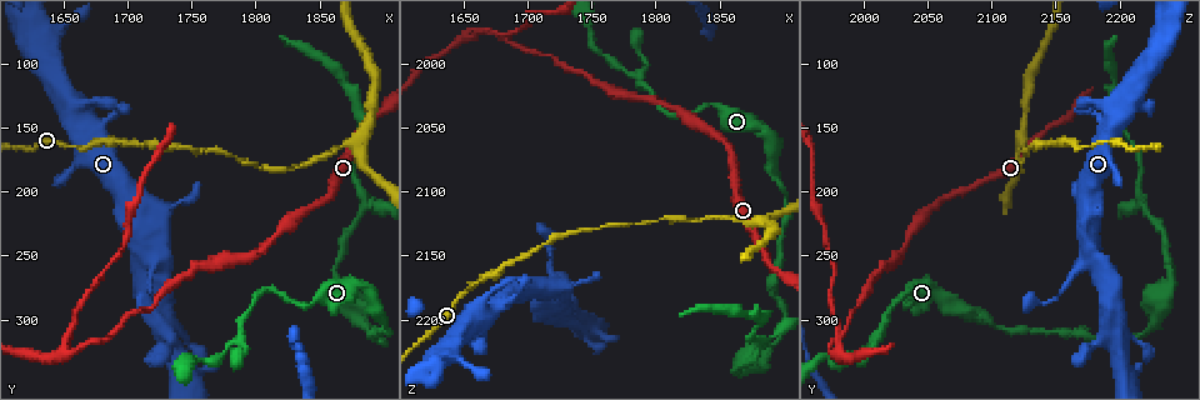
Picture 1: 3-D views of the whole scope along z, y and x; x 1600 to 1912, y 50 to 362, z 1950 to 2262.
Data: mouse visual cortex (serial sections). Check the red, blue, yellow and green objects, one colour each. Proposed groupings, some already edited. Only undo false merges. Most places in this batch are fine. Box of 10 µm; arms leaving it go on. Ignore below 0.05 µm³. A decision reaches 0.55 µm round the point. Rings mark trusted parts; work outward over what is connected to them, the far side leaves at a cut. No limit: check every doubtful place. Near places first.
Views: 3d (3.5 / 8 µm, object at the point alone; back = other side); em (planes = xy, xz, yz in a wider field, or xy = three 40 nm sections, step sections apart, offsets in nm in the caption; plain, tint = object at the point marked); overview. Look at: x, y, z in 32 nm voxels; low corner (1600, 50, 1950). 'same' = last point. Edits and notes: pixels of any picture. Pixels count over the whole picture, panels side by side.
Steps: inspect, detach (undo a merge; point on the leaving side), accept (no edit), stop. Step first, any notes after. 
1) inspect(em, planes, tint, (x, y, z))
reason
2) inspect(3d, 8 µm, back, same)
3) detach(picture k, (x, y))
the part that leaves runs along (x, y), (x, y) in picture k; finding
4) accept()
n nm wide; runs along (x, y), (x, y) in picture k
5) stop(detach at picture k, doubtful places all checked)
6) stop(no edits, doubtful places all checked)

inspect(3d, 8 µm, (1878, 164, 2124))
abrupt turn

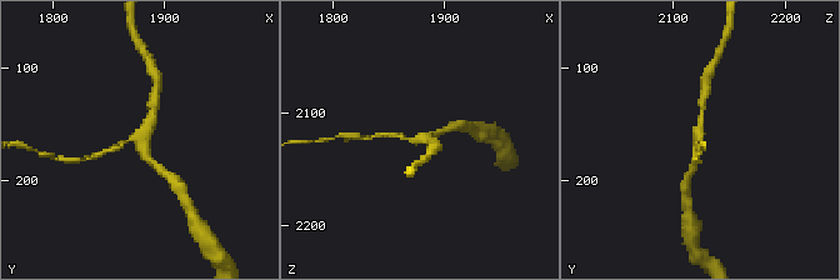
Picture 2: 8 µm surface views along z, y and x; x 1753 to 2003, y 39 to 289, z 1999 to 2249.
inspect(3d, 3.5 µm, same)
zoom in

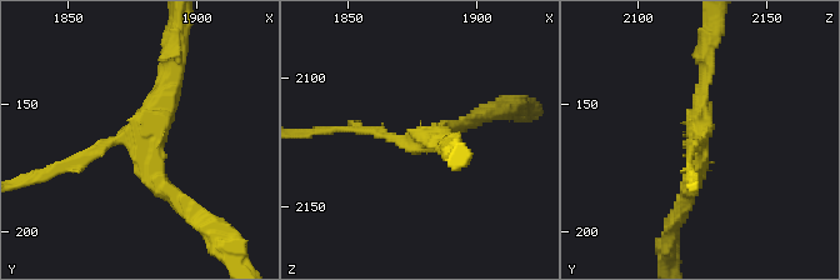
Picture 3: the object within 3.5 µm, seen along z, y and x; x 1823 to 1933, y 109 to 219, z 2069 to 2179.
inspect(em, xy, step 1, tint, (1875, 161, 2124))
3 arms; arms of 100, 150, 250 nm

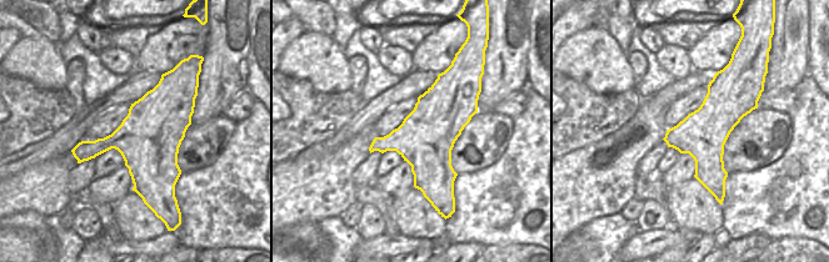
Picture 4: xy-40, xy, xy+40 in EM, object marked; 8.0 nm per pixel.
accept()
runs along (60, 169), (133, 134), (171, 61) in picture 3; one cell here

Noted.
inspect(3d, 3.5 µm, (1652, 328, 1980))
sharp bend

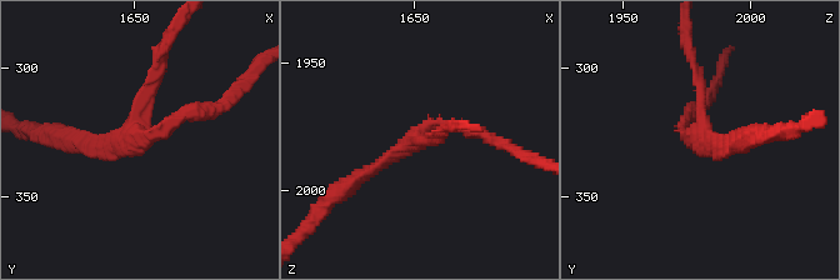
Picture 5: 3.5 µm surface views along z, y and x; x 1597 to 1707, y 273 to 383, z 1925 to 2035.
inspect(em, planes, tint, (1650, 326, 1979))
3 arms; arms of 150, 150, 200 nm

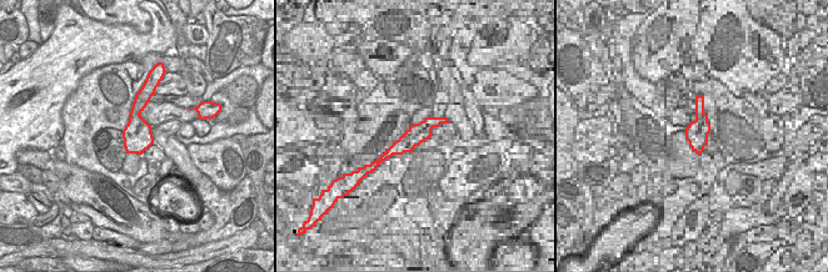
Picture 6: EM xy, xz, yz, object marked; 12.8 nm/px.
accept()
one cell here

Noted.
inspect(3d, 3.5 µm, (1808, 276, 2040))
abrupt turn

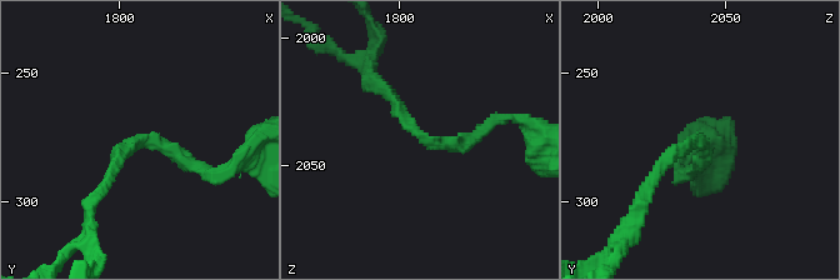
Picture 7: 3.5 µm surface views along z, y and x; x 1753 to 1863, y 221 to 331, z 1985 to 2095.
inspect(em, planes, tint, (1810, 275, 2040))
arms of 150, 150 nm

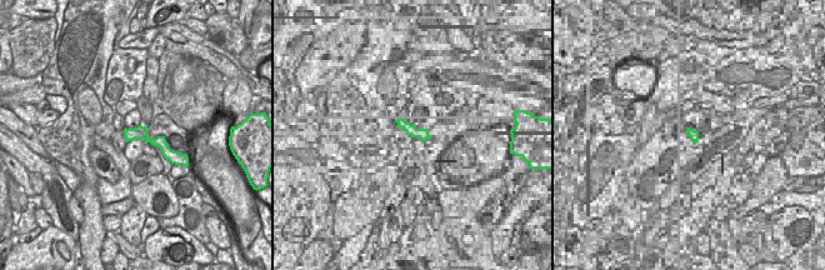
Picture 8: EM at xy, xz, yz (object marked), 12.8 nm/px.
accept()
runs along (491, 121), (461, 144), (426, 141), (384, 86) in picture 7; all the same cell

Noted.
inspect(3d, 3.5 µm, back, (1788, 314, 2014))
arms part here

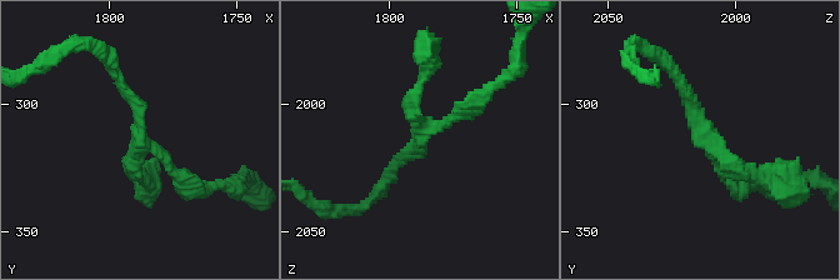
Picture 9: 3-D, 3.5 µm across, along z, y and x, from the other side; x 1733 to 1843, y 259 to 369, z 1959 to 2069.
inspect(em, xy, step 1, tint, (1788, 312, 2011))
3 arms; arms of 150, 150, 150 nm

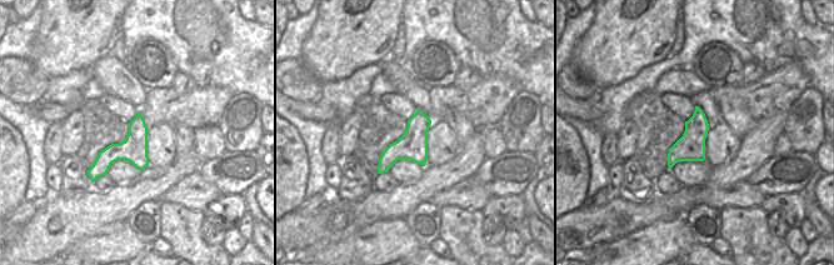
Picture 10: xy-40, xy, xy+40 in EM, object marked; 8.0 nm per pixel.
accept()
runs along (139, 119), (138, 134), (91, 175) in picture 10; continuous, no second cell

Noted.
inspect(3d, 3.5 µm, back, (1880, 298, 2230))
abrupt turn

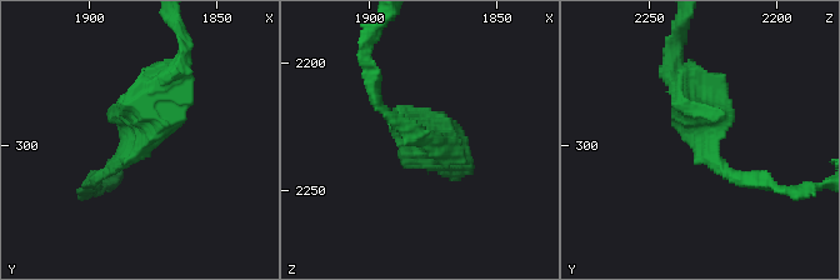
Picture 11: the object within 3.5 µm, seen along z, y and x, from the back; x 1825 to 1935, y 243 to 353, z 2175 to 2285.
inspect(em, xy, step 1, tint, (1880, 300, 2229))
need the tissue

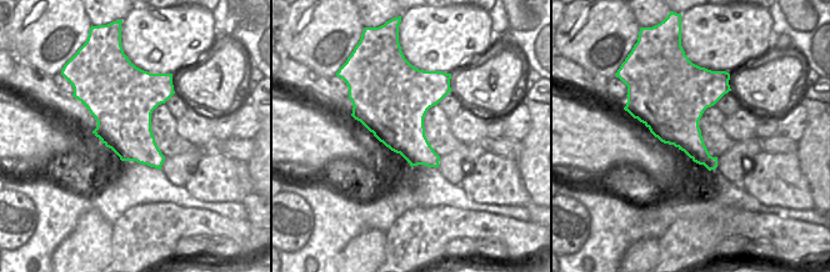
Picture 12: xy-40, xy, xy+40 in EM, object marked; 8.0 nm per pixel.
accept()
runs along (94, 179), (148, 136), (175, 75) in picture 11; continuous, no second cell

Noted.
inspect(3d, 8 µm, (1882, 212, 2220))
arms part here

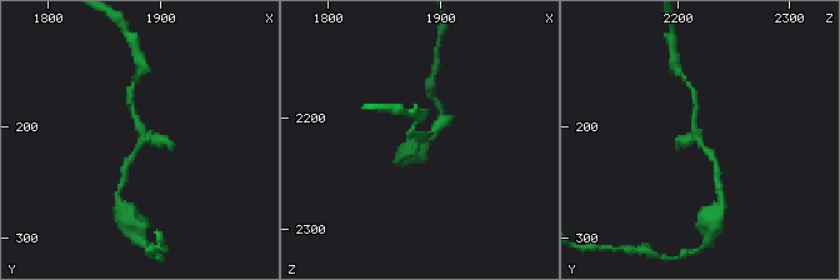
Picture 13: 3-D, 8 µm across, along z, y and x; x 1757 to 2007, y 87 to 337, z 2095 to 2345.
inspect(3d, 3.5 µm, same)
zoom in

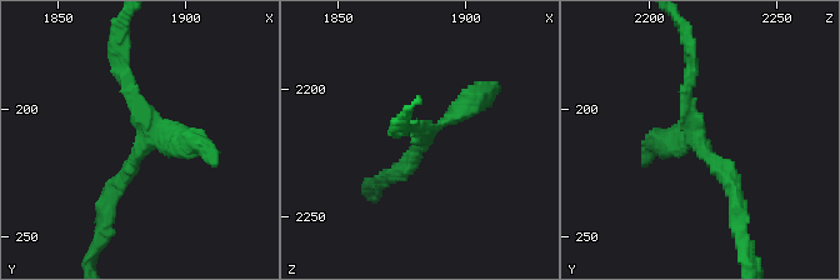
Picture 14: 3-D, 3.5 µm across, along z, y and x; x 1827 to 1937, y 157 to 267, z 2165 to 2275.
accept()
3 arms; runs along (736, 203), (689, 115), (691, 65) in picture 14; all the same cell

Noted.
stop(no edits, doubtful places all checked)

